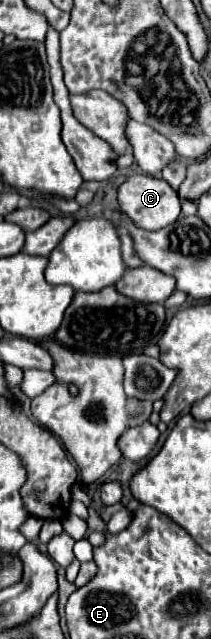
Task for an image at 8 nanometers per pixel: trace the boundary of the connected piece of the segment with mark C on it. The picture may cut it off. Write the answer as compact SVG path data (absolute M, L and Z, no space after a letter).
M134 174L118 188L118 204L120 204L120 210L138 228L144 228L144 230L166 228L168 224L176 222L176 218L181 213L181 199L178 198L178 192L166 180L146 176L146 174Z

